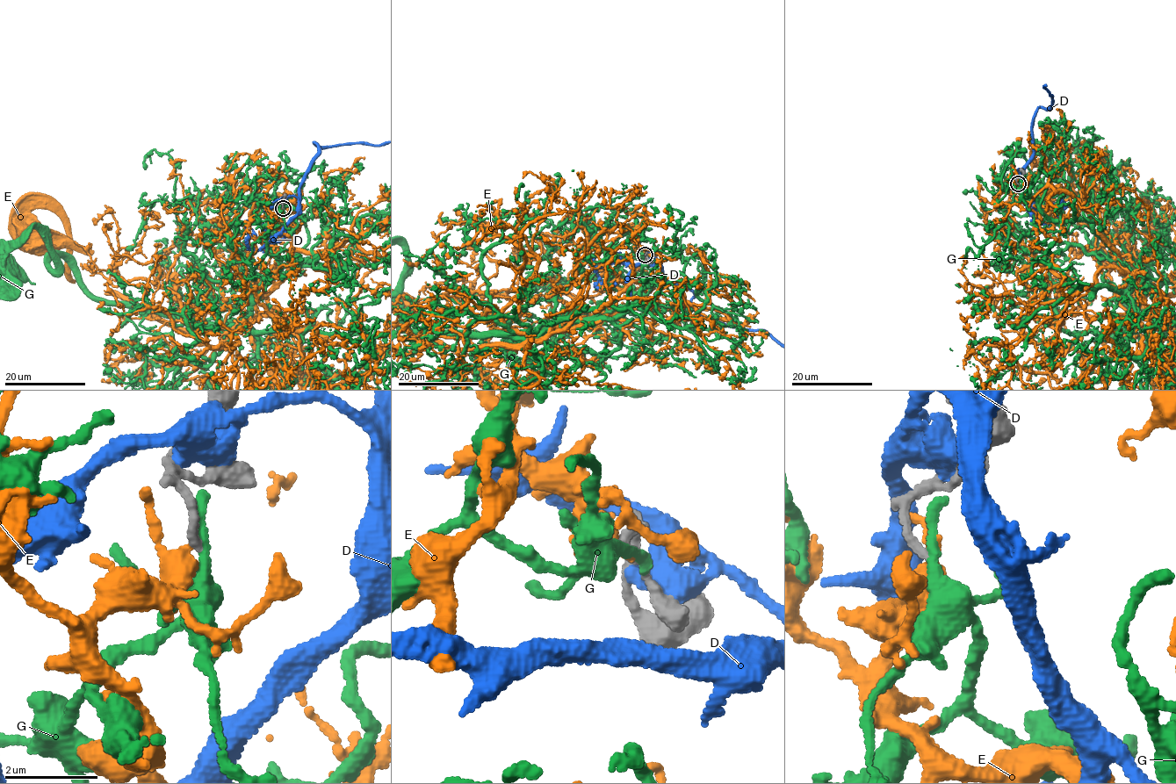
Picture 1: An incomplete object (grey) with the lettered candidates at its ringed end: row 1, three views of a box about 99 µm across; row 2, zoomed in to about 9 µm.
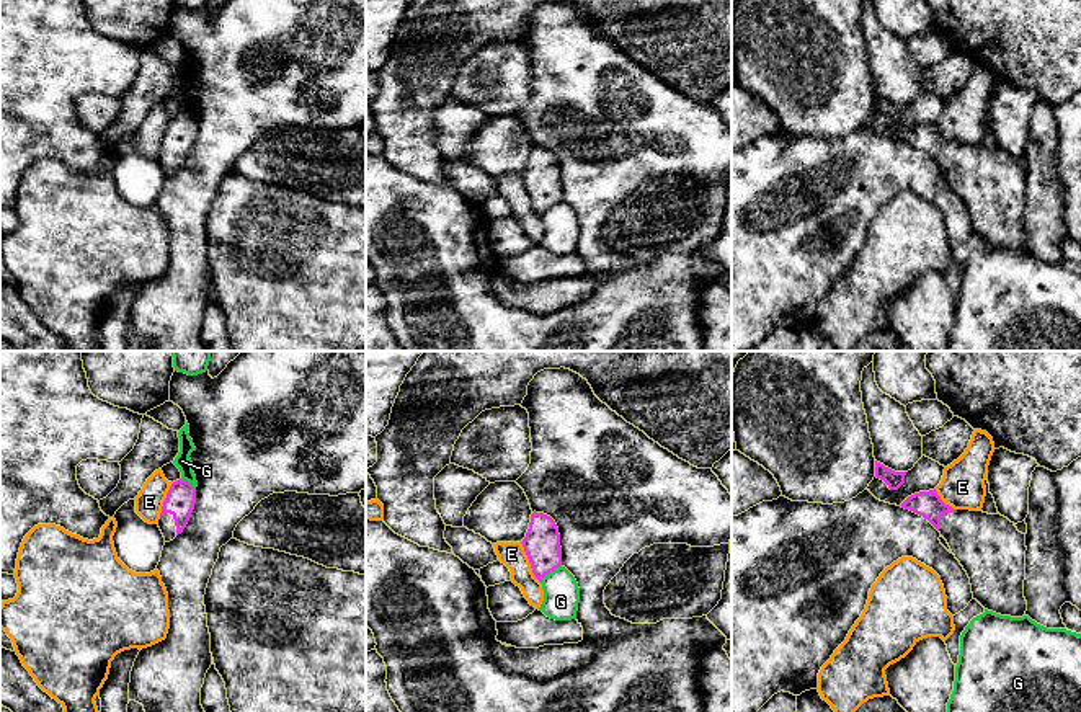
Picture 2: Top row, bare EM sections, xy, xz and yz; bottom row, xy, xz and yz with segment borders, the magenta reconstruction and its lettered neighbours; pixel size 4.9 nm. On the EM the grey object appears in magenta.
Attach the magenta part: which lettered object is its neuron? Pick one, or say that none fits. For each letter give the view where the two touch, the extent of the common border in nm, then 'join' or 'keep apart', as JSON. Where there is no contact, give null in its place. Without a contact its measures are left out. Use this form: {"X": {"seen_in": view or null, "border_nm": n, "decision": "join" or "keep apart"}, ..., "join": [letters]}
{"D": {"seen_in": null, "decision": "keep apart"}, "E": {"seen_in": "xz", "border_nm": 220, "decision": "keep apart"}, "G": {"seen_in": "xz", "border_nm": 140, "decision": "keep apart"}, "join": []}

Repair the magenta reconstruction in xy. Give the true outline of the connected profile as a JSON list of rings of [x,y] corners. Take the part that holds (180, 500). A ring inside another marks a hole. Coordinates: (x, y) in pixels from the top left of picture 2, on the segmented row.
[[[186,480],[171,483],[162,506],[158,527],[165,542],[173,541],[186,527],[196,503],[196,488]]]

